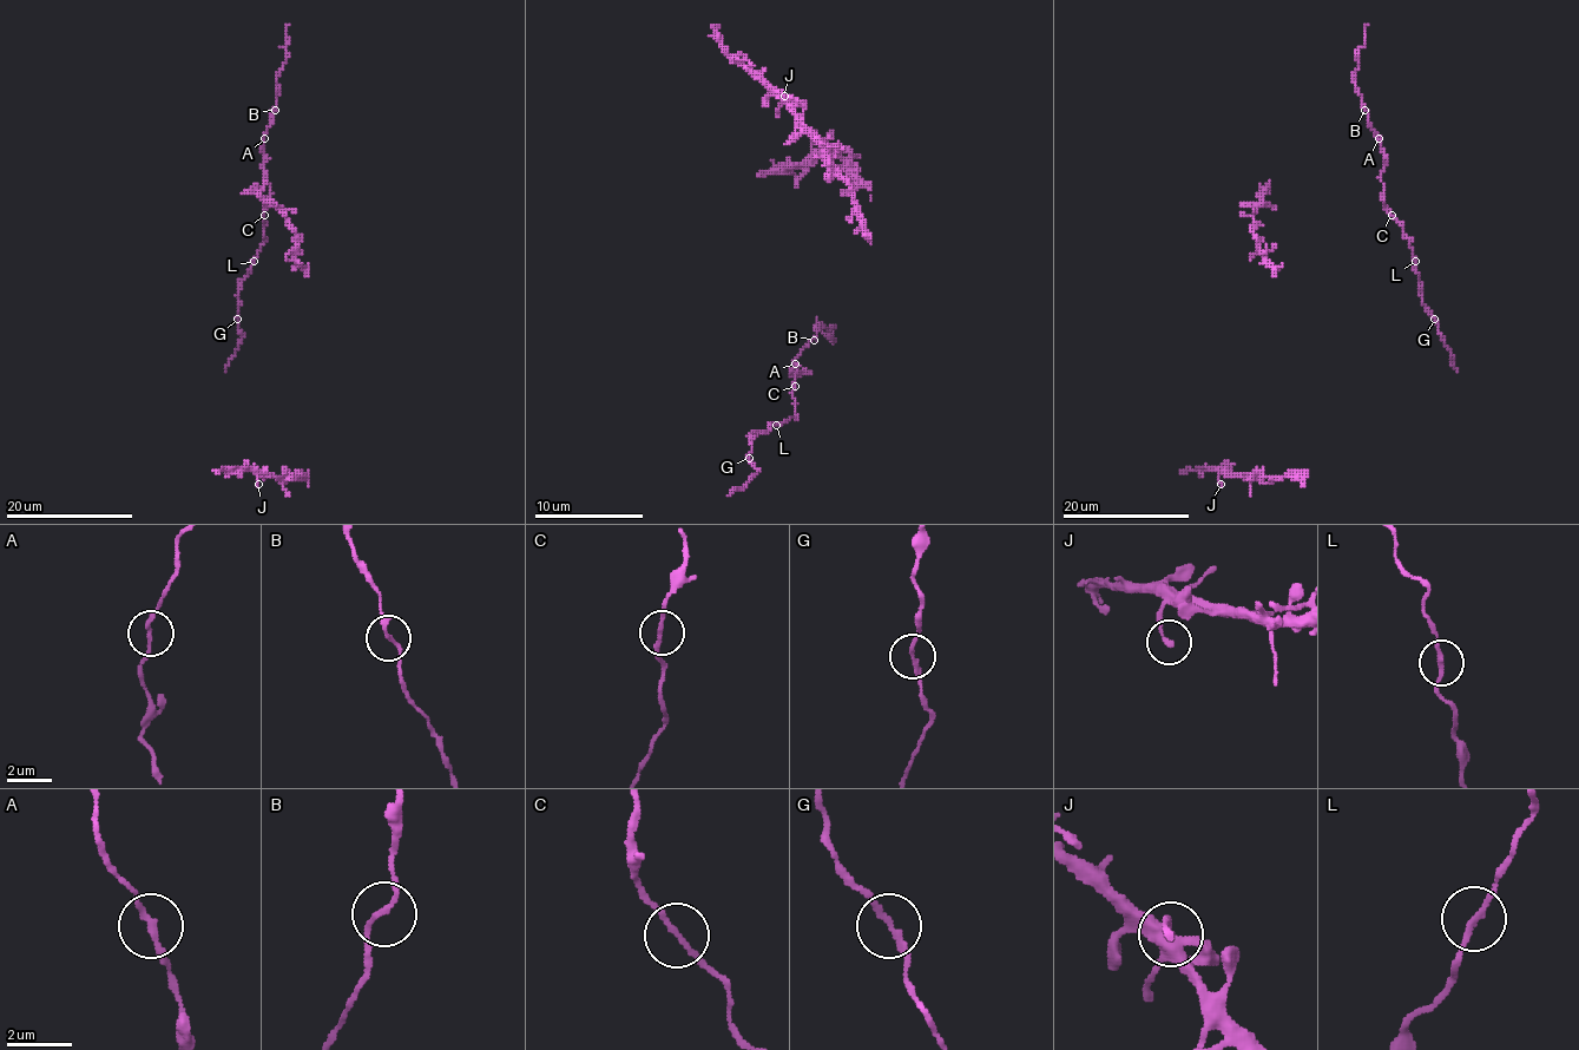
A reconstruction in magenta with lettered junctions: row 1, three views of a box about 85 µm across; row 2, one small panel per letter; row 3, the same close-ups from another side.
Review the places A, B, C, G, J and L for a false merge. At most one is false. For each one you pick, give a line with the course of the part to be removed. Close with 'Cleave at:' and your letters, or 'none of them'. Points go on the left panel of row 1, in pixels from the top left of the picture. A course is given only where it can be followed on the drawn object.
Cleave at: none of them

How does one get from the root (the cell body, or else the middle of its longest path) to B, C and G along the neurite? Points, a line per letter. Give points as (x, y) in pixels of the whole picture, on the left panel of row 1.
B: (230, 365), (242, 336), (237, 284), (264, 241), (263, 214), (271, 186), (262, 148), (276, 110)
C: (230, 365), (242, 336), (237, 319), (237, 284), (249, 274), (264, 241), (264, 215)
G: (230, 365), (242, 336), (237, 319)

